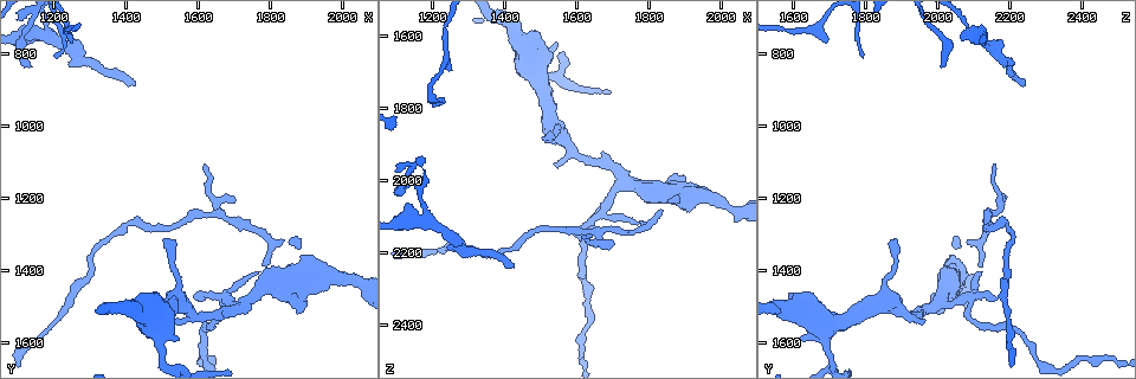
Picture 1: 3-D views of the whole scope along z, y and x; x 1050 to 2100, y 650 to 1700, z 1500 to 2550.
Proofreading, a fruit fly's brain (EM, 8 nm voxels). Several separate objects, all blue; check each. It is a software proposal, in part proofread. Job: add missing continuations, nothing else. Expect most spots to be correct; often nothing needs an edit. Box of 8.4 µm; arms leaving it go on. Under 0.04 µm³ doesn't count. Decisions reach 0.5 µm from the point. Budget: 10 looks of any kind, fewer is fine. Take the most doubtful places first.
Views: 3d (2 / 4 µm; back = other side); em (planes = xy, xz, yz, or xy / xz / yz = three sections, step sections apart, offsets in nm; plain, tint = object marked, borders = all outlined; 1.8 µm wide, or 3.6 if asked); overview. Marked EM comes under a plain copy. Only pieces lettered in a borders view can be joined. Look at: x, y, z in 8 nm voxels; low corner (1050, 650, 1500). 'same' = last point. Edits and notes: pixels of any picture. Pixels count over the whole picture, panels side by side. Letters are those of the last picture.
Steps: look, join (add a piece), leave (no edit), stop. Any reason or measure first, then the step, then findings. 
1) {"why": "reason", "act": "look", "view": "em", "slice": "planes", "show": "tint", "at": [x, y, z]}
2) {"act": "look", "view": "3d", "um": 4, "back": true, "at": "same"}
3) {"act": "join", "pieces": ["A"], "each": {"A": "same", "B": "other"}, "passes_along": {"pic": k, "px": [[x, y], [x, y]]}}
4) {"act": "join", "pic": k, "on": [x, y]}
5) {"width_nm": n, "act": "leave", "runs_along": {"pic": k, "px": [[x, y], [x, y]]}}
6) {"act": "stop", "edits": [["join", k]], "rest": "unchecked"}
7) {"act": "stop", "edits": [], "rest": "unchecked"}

{"why": "thin end", "act": "look", "view": "3d", "um": 2, "at": [1430, 880, 2240]}

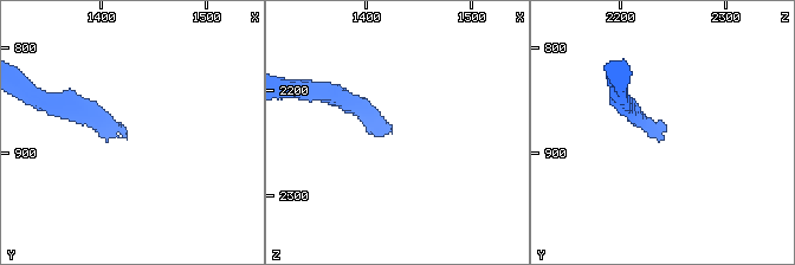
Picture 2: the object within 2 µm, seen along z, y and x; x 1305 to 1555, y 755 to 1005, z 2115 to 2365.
{"act": "look", "view": "em", "slice": "planes", "show": "tint", "at": [1428, 888, 2234]}

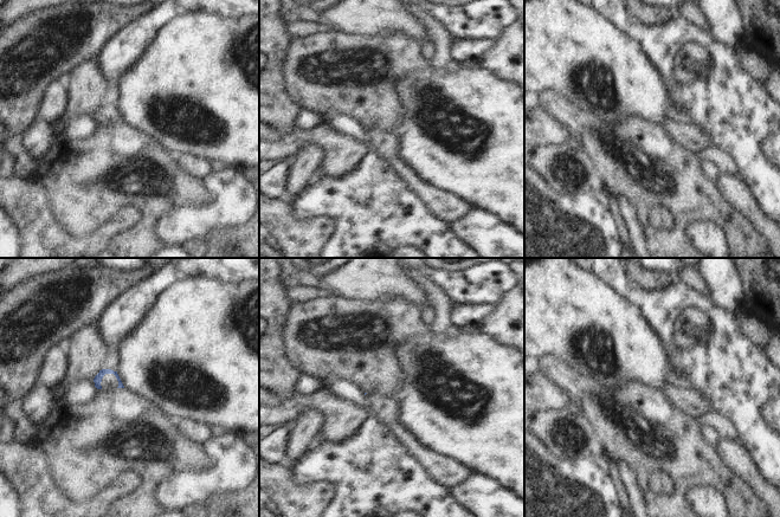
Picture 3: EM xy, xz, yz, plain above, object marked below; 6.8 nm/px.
{"why": "what lies round it", "act": "look", "view": "em", "slice": "planes", "show": "borders", "at": "same"}

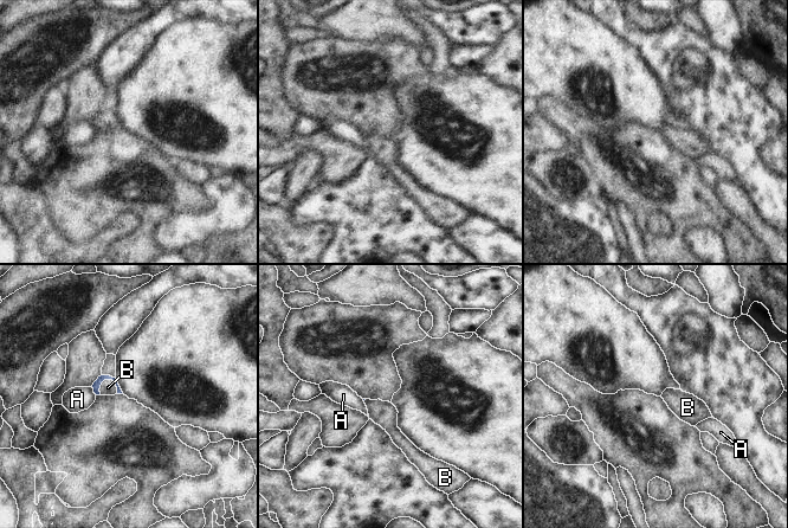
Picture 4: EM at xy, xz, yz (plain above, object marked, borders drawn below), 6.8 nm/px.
{"act": "join", "pieces": ["B"], "each": {"A": "other", "B": "same"}, "passes_along": {"pic": 4, "px": [[96, 385], [101, 382], [108, 387]]}, "found": "it goes on there"}

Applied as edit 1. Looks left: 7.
{"act": "look", "view": "overview"}

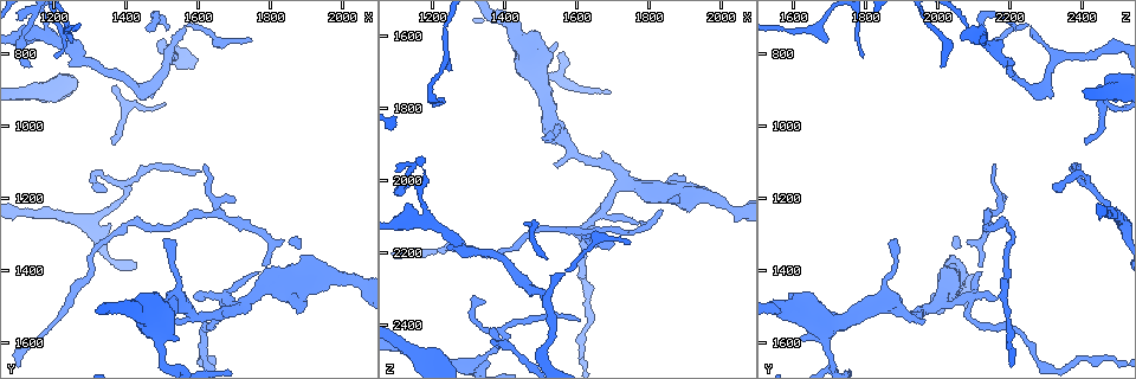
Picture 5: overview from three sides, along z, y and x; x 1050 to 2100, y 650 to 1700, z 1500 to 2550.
{"why": "free end", "act": "look", "view": "em", "slice": "yz", "step": 4, "show": "borders", "at": [1615, 1110, 2160]}

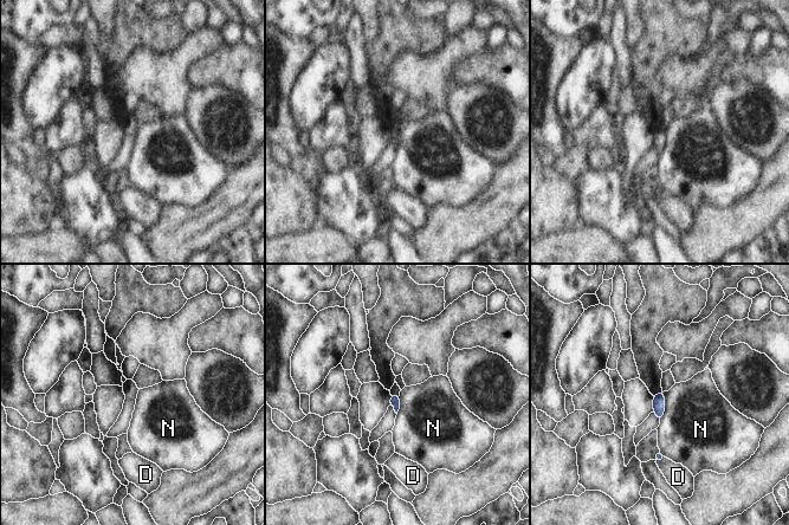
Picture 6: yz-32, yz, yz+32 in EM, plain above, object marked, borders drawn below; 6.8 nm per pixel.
{"act": "leave", "each": {"D": "other", "N": "other"}, "border": {"pic": 6, "px": [[664, 391], [664, 415], [660, 421]]}, "found": "no lettered piece goes on from it"}

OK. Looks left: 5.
{"act": "look", "view": "3d", "um": 4, "at": [1830, 1315, 2090]}

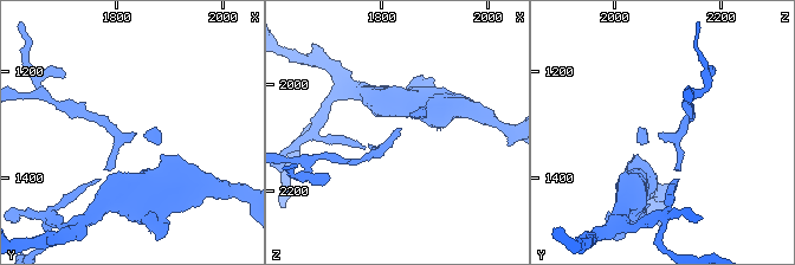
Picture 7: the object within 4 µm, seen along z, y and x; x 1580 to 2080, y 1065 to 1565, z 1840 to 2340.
{"why": "now the EM", "act": "look", "view": "em", "slice": "xz", "step": 4, "show": "borders", "at": [1830, 1310, 2085]}

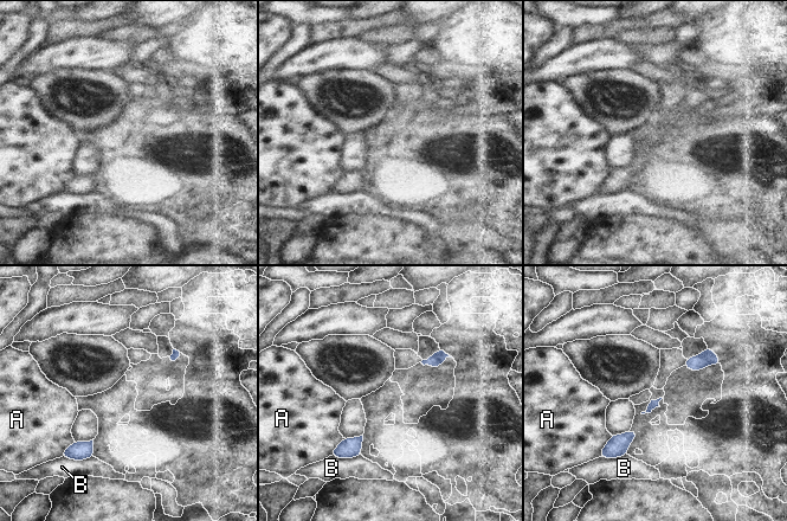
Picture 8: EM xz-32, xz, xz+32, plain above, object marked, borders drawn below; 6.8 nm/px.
{"why": "cut it another way", "act": "look", "view": "em", "slice": "planes", "show": "borders", "at": "same"}

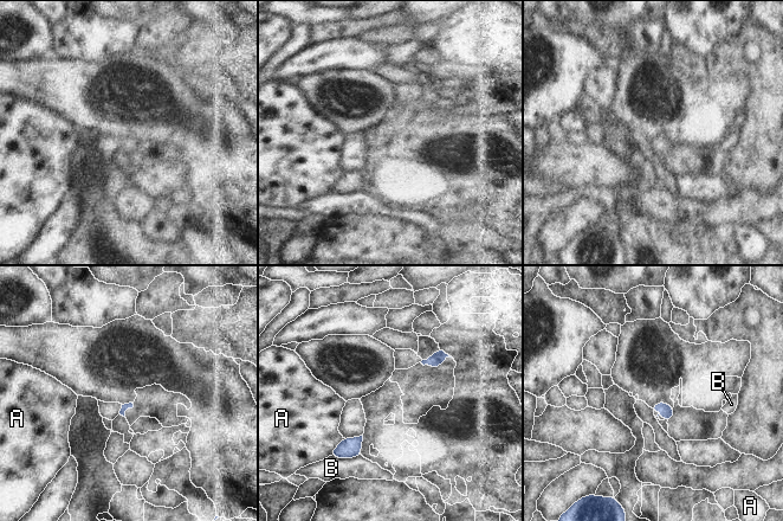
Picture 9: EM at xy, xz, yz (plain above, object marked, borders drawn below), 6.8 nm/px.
{"act": "leave", "each": {"A": "other", "B": "other"}, "border": {"pic": 9, "px": [[344, 438], [330, 454]]}, "found": "none of them fits"}

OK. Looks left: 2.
{"why": "an open end", "act": "look", "view": "em", "slice": "planes", "show": "tint", "at": [1340, 1180, 2330]}

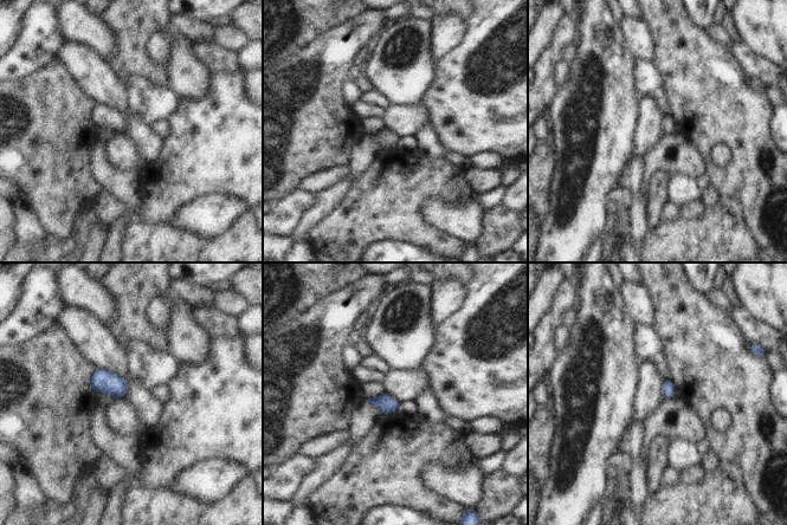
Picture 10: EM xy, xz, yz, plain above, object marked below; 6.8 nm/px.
{"act": "look", "view": "em", "slice": "planes", "show": "borders", "at": "same"}

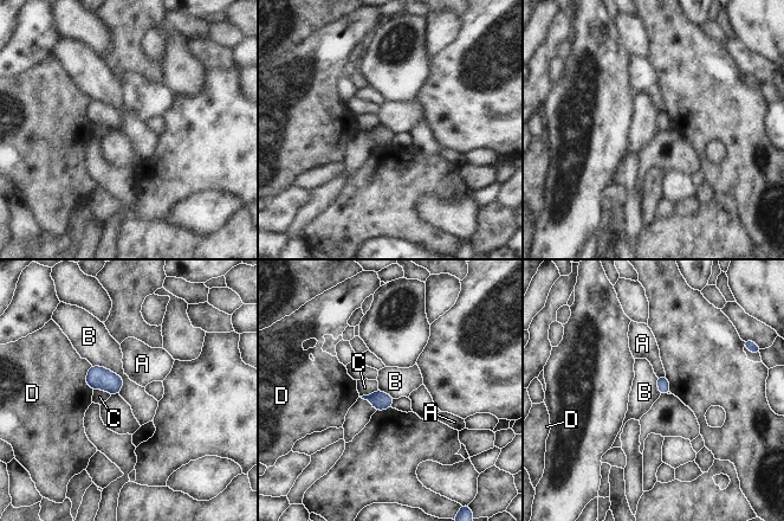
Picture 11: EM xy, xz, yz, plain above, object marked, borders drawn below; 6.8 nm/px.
{"act": "leave", "each": {"A": "other", "B": "other", "C": "other", "D": "other"}, "found": "no lettered piece goes on from it"}

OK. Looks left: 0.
{"act": "stop", "edits": [["join", 4]], "rest": "unchecked"}

